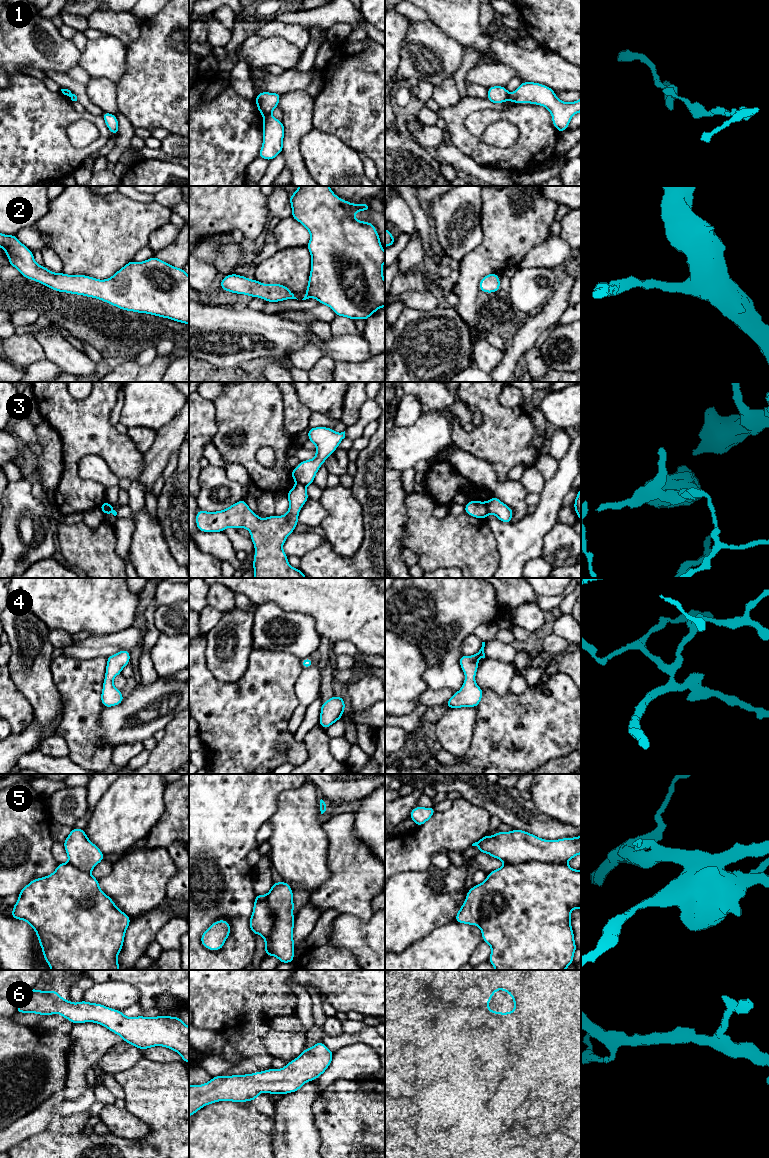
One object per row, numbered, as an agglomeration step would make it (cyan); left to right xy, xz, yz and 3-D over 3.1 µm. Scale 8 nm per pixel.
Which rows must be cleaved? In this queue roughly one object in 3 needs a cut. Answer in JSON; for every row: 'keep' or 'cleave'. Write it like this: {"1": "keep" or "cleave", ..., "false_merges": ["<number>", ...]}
{"1": "cleave", "2": "keep", "3": "cleave", "4": "keep", "5": "cleave", "6": "keep", "false_merges": ["1", "3", "5"]}

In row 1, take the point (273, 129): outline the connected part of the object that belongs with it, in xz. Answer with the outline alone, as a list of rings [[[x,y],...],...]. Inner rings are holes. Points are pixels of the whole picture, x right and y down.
[[[268,115],[263,121],[263,144],[259,151],[259,158],[273,160],[283,151],[285,127],[282,121]]]

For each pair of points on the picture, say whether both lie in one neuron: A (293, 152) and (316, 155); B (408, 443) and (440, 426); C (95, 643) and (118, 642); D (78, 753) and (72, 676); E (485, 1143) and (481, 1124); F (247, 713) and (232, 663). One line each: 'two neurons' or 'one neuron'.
A: two neurons
B: one neuron
C: one neuron
D: one neuron
E: two neurons
F: two neurons

